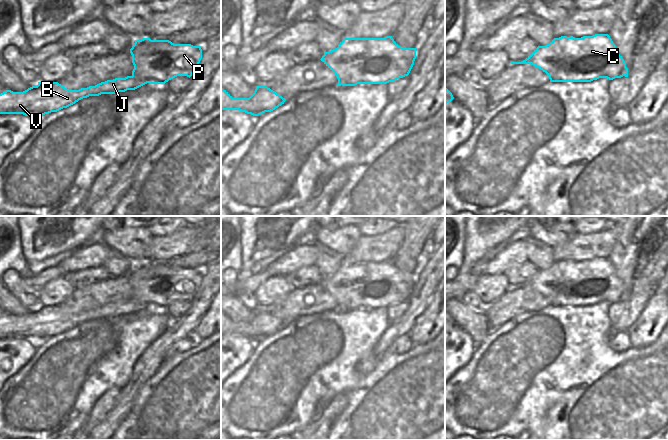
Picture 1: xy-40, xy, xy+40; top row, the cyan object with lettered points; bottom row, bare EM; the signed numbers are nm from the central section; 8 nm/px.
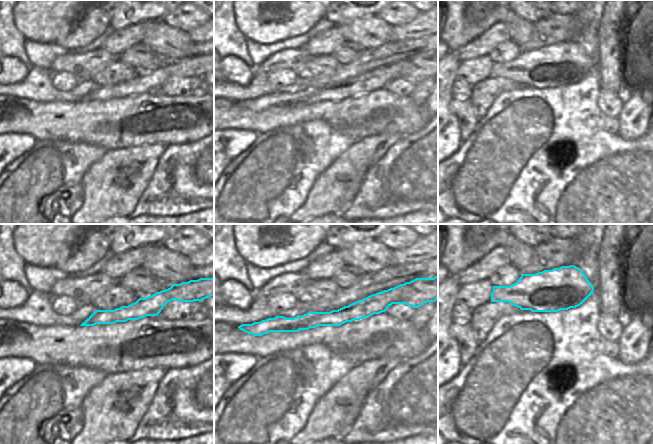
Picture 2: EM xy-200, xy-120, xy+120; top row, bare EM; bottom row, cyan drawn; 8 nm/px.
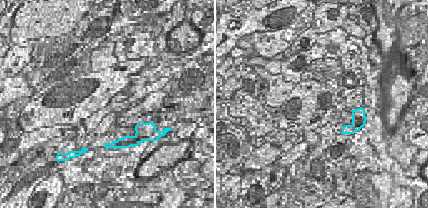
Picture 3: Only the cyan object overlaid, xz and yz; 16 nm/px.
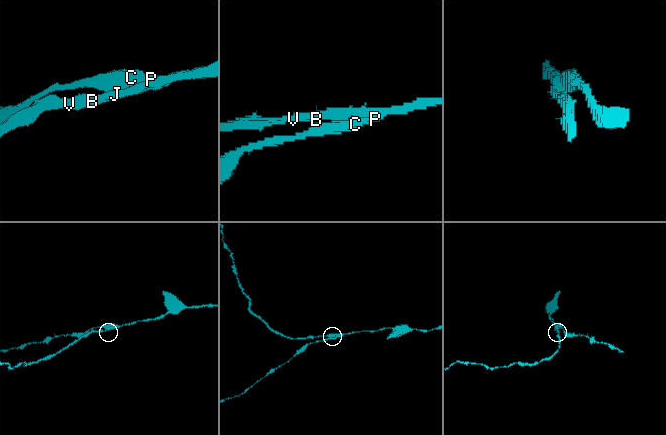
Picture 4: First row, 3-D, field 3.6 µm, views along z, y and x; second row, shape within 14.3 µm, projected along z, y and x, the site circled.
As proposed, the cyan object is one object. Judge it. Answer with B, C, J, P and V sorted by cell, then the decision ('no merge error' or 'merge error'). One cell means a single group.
B J P V / C | merge error

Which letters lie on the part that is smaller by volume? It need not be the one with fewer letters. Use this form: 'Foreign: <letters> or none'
Foreign: C.

